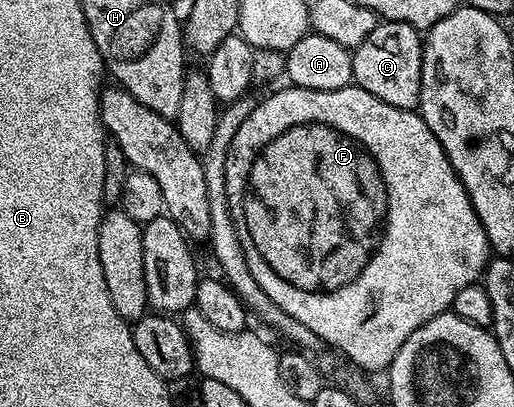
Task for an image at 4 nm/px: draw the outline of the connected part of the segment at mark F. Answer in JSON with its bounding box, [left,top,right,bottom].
[226,85,490,373]

